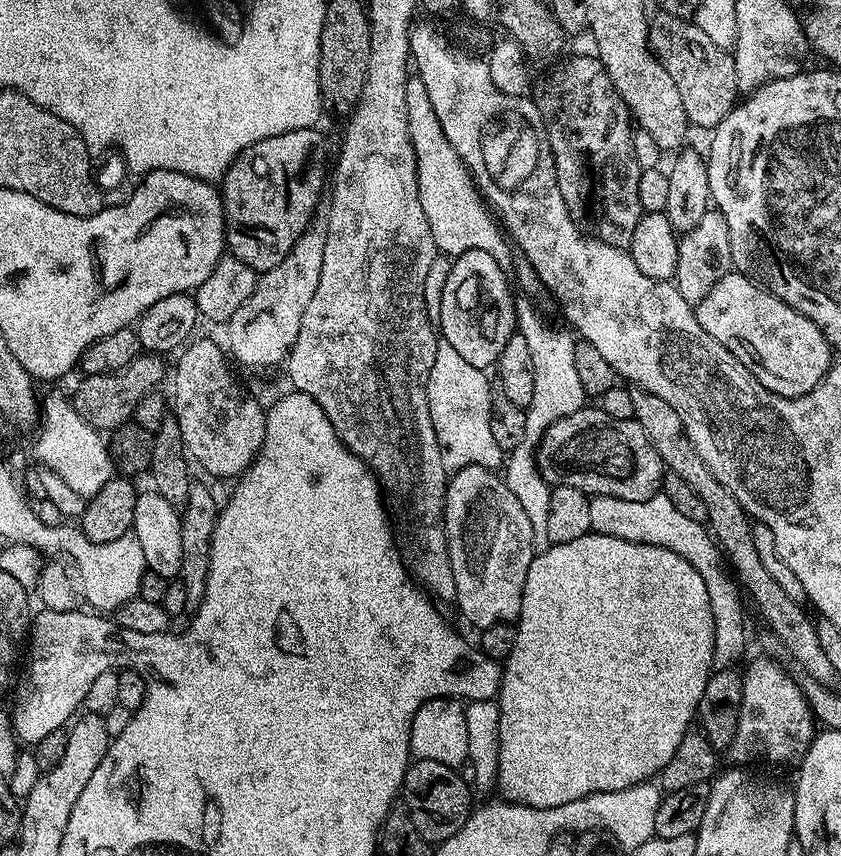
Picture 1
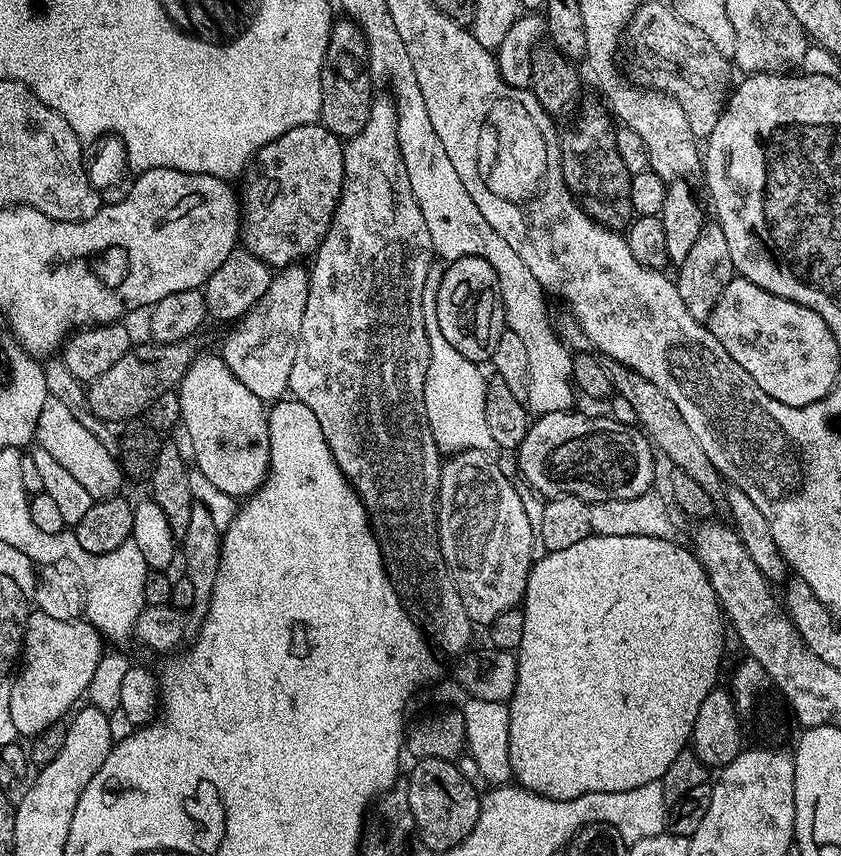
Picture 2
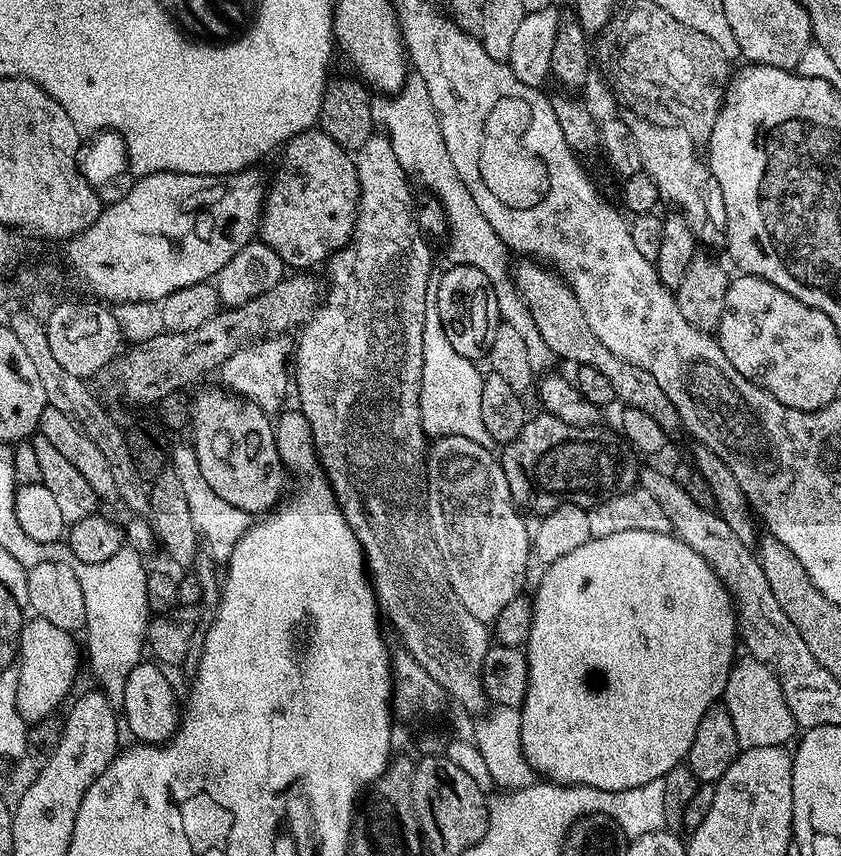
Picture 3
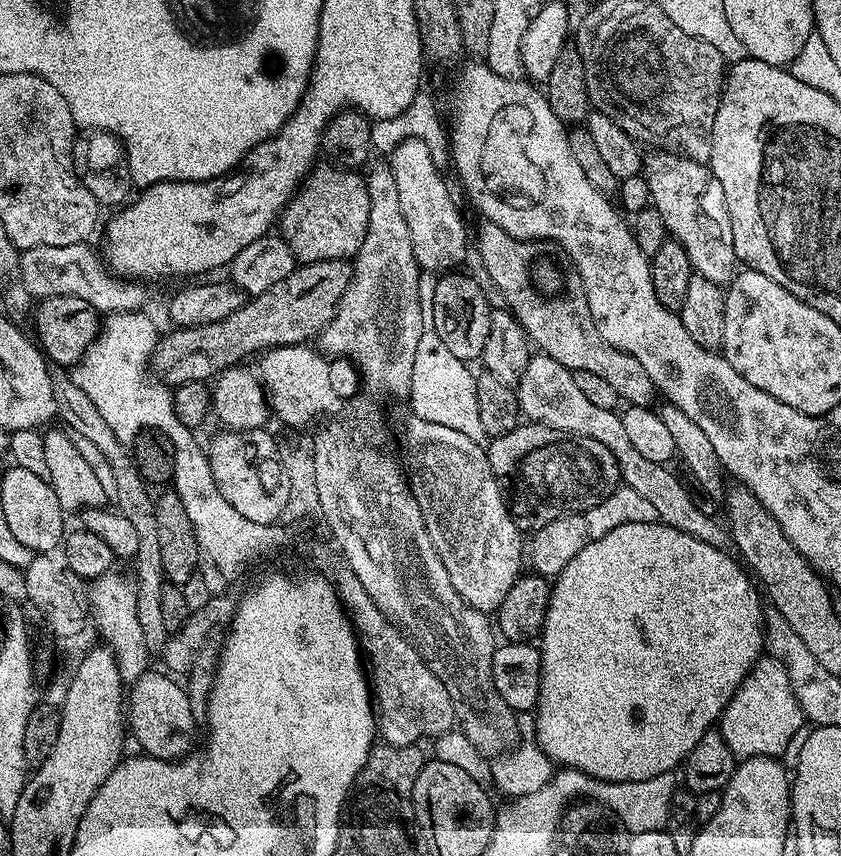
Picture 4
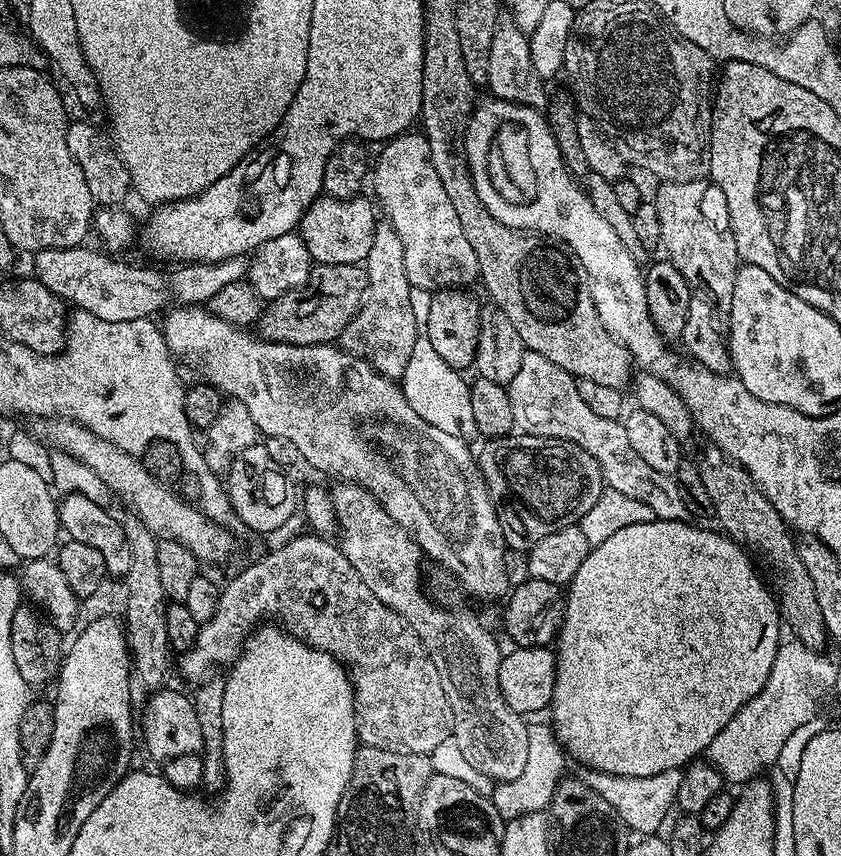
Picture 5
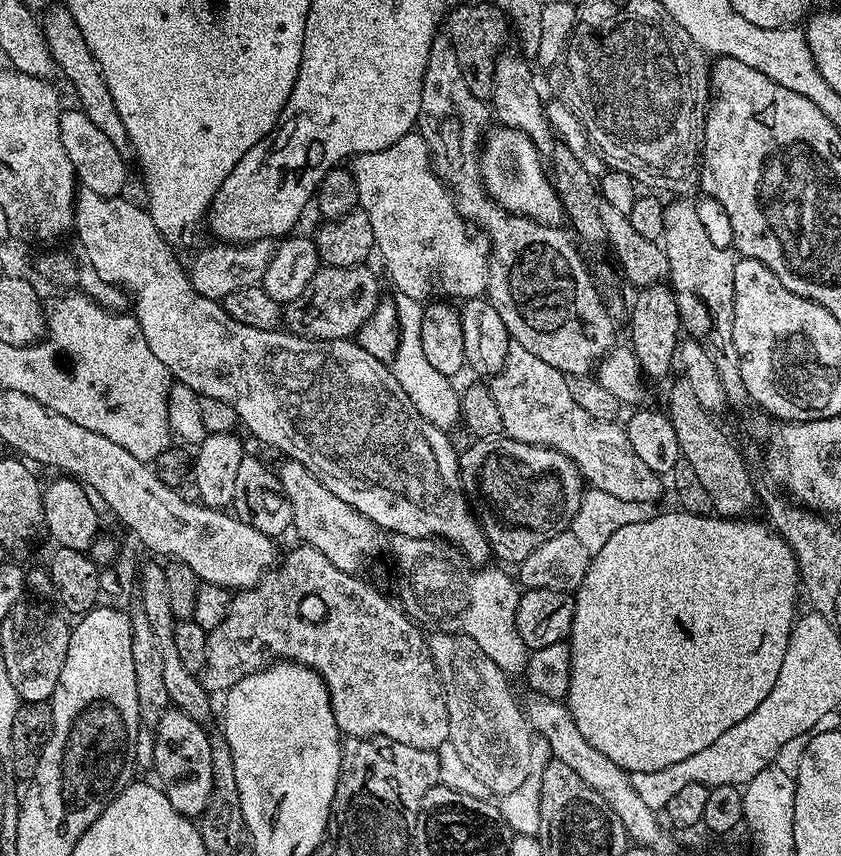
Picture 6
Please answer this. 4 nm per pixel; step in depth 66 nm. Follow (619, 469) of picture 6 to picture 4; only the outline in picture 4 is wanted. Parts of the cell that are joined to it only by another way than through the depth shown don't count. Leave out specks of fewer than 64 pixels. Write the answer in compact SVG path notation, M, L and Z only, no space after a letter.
M543 354L529 355L528 365L520 383L515 385L523 419L544 424L548 428L569 436L581 436L600 442L618 462L620 478L626 487L634 490L640 497L647 498L653 504L659 523L688 532L702 542L713 544L715 548L724 548L729 543L729 533L721 525L720 529L704 513L705 509L694 502L692 492L684 489L683 482L671 472L668 464L649 462L647 458L642 458L642 454L638 454L638 450L634 450L634 445L630 442L630 437L626 435L626 429L623 428L619 415L592 405L578 391L578 385L574 383L572 374L569 368L554 362L554 358Z

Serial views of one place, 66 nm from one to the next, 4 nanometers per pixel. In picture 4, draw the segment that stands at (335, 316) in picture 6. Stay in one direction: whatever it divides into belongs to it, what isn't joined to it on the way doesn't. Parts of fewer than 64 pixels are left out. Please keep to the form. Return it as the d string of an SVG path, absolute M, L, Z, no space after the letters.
M348 260L301 263L285 280L270 286L270 290L251 297L243 307L230 314L230 318L222 318L222 322L203 324L197 328L176 328L169 336L161 335L156 341L155 350L152 351L151 371L159 383L169 386L208 382L219 377L220 373L228 368L244 362L247 356L255 357L257 354L274 348L285 348L291 344L307 345L315 341L324 327L332 321L342 302L342 296L348 292L348 285L351 283L352 265Z

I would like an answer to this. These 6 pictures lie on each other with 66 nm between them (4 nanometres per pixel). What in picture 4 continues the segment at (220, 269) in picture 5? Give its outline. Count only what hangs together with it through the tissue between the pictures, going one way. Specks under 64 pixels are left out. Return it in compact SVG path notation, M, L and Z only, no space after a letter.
M87 243L74 246L34 246L20 252L18 283L26 288L37 301L51 296L82 298L90 302L94 310L101 314L118 312L139 312L145 306L144 288L140 282L125 282L109 273L101 257Z

